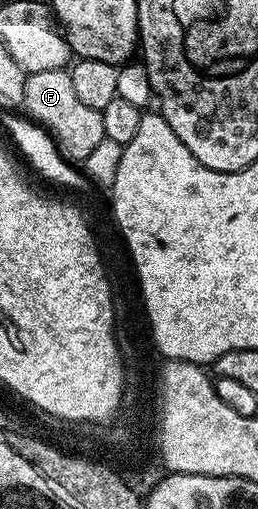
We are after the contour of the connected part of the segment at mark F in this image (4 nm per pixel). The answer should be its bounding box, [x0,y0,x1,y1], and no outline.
[21,69,106,164]

